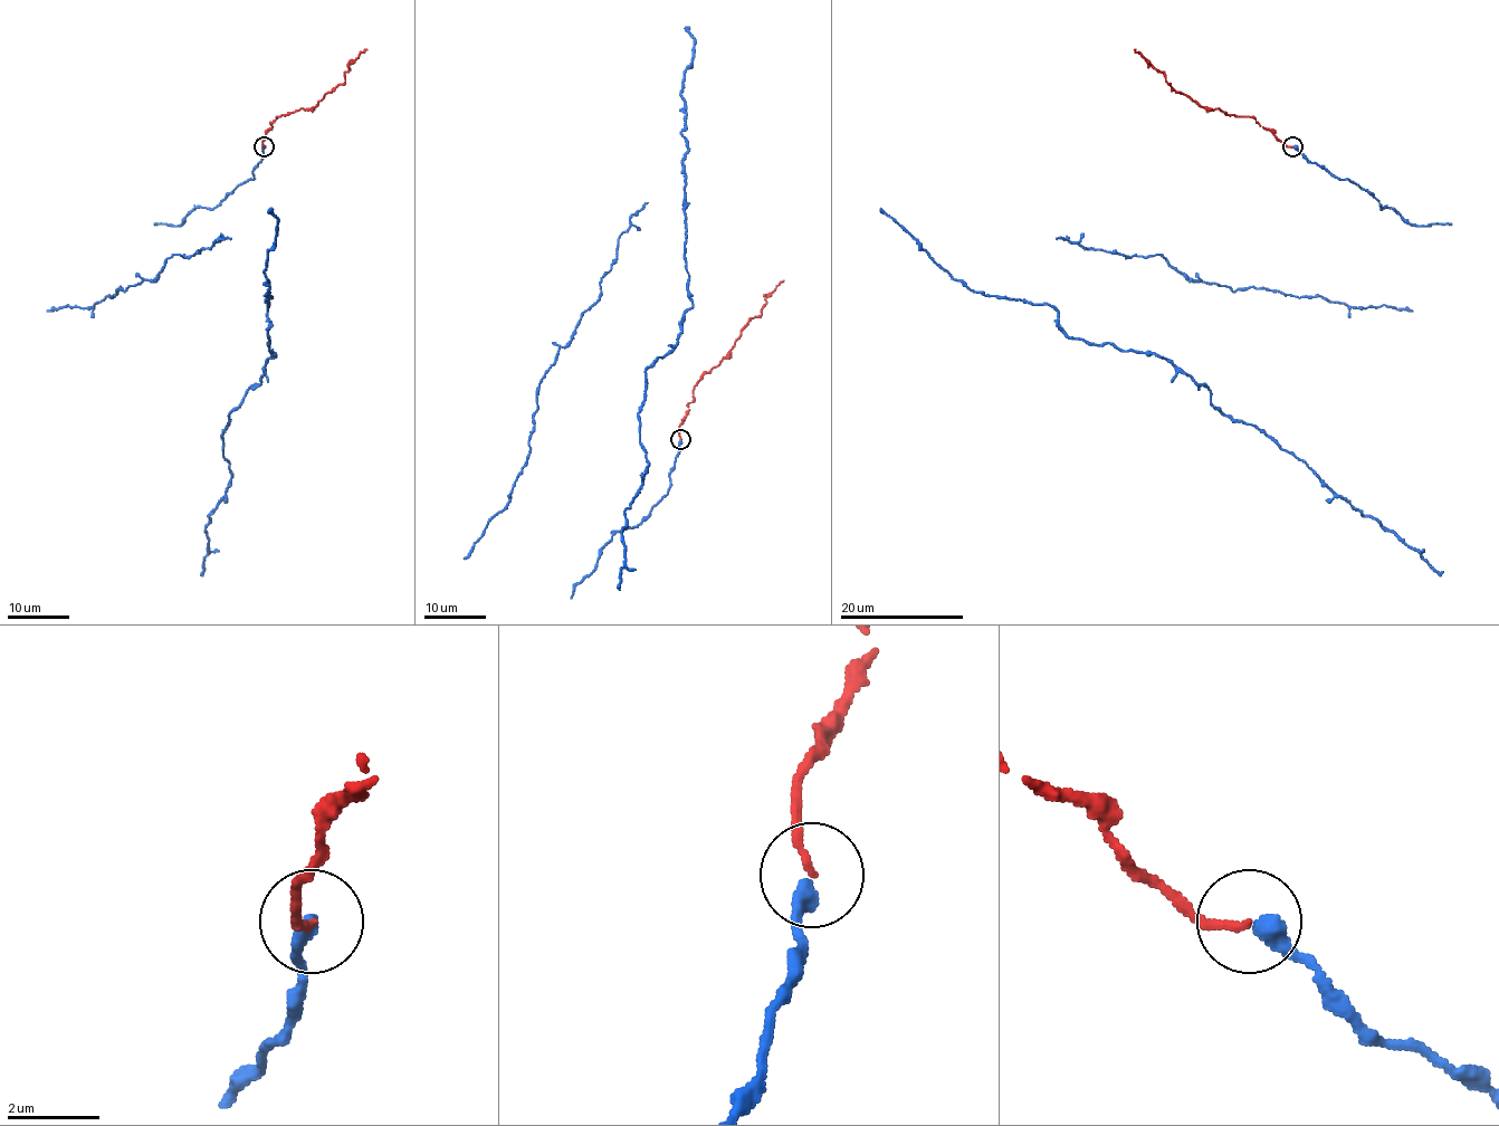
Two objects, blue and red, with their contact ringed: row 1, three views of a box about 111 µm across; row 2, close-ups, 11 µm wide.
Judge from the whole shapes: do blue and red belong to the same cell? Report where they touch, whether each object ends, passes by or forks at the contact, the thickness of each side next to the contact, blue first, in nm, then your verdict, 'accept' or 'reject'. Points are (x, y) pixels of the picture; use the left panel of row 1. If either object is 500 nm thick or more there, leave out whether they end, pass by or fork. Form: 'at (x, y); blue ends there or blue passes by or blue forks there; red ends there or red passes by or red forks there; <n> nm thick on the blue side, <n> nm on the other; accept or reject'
at (264, 146); blue ends there; red ends there; 360 nm thick on the blue side, 160 nm on the other; accept

